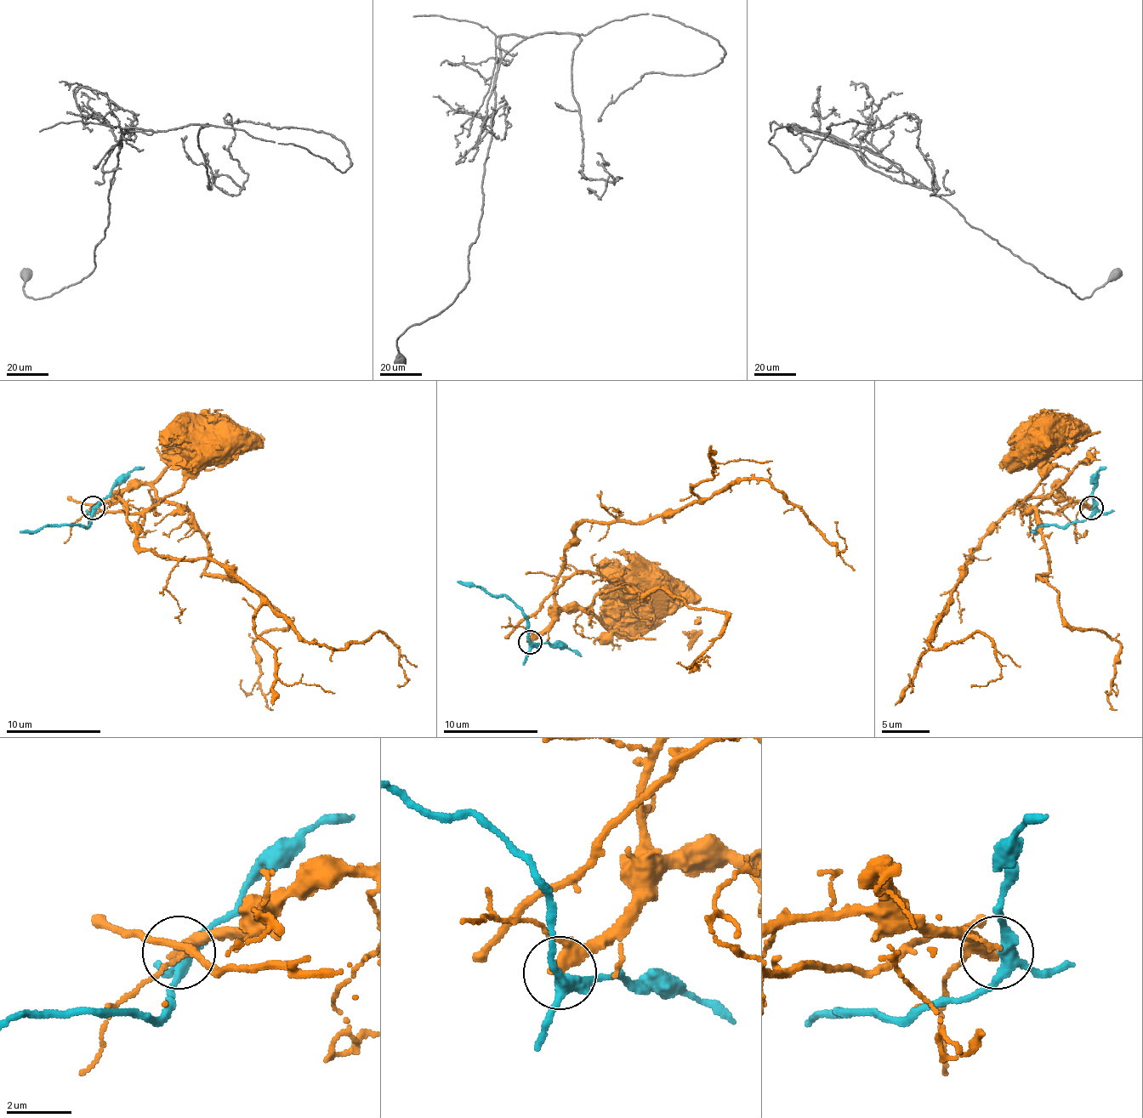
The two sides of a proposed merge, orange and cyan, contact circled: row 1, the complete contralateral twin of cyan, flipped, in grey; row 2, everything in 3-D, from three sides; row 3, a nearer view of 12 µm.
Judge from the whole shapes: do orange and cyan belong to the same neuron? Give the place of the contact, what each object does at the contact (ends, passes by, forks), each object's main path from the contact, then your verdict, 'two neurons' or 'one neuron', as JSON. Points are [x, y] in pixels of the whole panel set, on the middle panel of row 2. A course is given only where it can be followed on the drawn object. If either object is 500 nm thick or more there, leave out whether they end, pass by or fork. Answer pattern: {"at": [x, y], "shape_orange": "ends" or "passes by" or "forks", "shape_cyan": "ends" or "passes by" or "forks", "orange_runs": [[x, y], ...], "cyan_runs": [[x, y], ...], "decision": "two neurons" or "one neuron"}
{"at": [530, 642], "shape_orange": "passes by", "shape_cyan": "forks", "orange_runs": [[530, 643], [551, 621], [554, 581], [565, 566], [613, 581], [625, 593], [646, 576], [658, 585], [649, 597]], "cyan_runs": [[530, 643], [527, 619], [522, 611], [506, 597], [491, 597], [474, 585], [458, 581]], "decision": "two neurons"}

